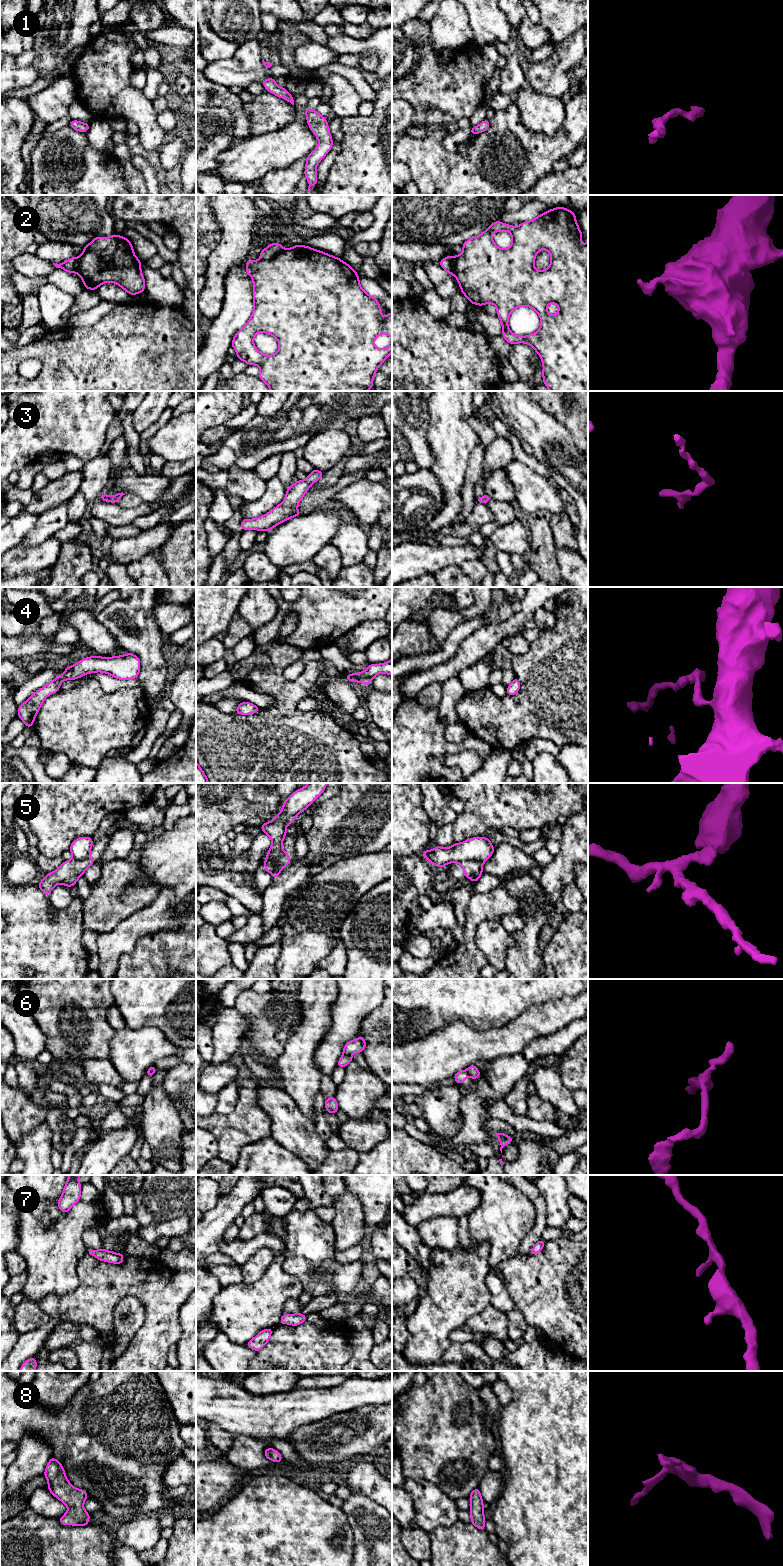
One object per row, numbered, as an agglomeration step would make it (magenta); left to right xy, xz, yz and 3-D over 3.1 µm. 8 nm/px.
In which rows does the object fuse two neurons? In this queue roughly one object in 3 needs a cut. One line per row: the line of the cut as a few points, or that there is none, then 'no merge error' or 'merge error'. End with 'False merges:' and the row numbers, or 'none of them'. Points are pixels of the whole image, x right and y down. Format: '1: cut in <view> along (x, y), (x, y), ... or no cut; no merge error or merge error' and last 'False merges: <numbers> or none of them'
1: no cut; no merge error
2: cut in xz along (282, 249), (270, 259), (261, 259); merge error
3: no cut; no merge error
4: no cut; no merge error
5: cut in yz along (483, 862), (463, 860), (460, 863); merge error
6: cut in xz along (343, 1053), (350, 1055); merge error
7: no cut; no merge error
8: no cut; no merge error
False merges: 2, 5, 6

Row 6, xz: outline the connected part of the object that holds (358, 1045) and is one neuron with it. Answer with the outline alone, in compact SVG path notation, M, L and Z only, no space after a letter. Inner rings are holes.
M360 1036L355 1040L351 1040L347 1042L343 1048L343 1054L344 1055L352 1055L353 1053L362 1053L362 1051L366 1047L366 1041L365 1039Z

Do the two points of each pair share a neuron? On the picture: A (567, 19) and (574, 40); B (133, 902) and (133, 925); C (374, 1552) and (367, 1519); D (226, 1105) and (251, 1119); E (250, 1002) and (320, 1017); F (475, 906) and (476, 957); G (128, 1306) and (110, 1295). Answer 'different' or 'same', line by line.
A: different
B: different
C: same
D: different
E: different
F: same
G: different

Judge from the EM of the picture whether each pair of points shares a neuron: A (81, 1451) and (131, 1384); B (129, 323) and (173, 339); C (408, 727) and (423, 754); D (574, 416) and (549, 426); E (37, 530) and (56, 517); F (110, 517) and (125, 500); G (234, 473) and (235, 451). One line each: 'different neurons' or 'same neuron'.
A: same neuron
B: same neuron
C: same neuron
D: different neurons
E: same neuron
F: different neurons
G: different neurons

